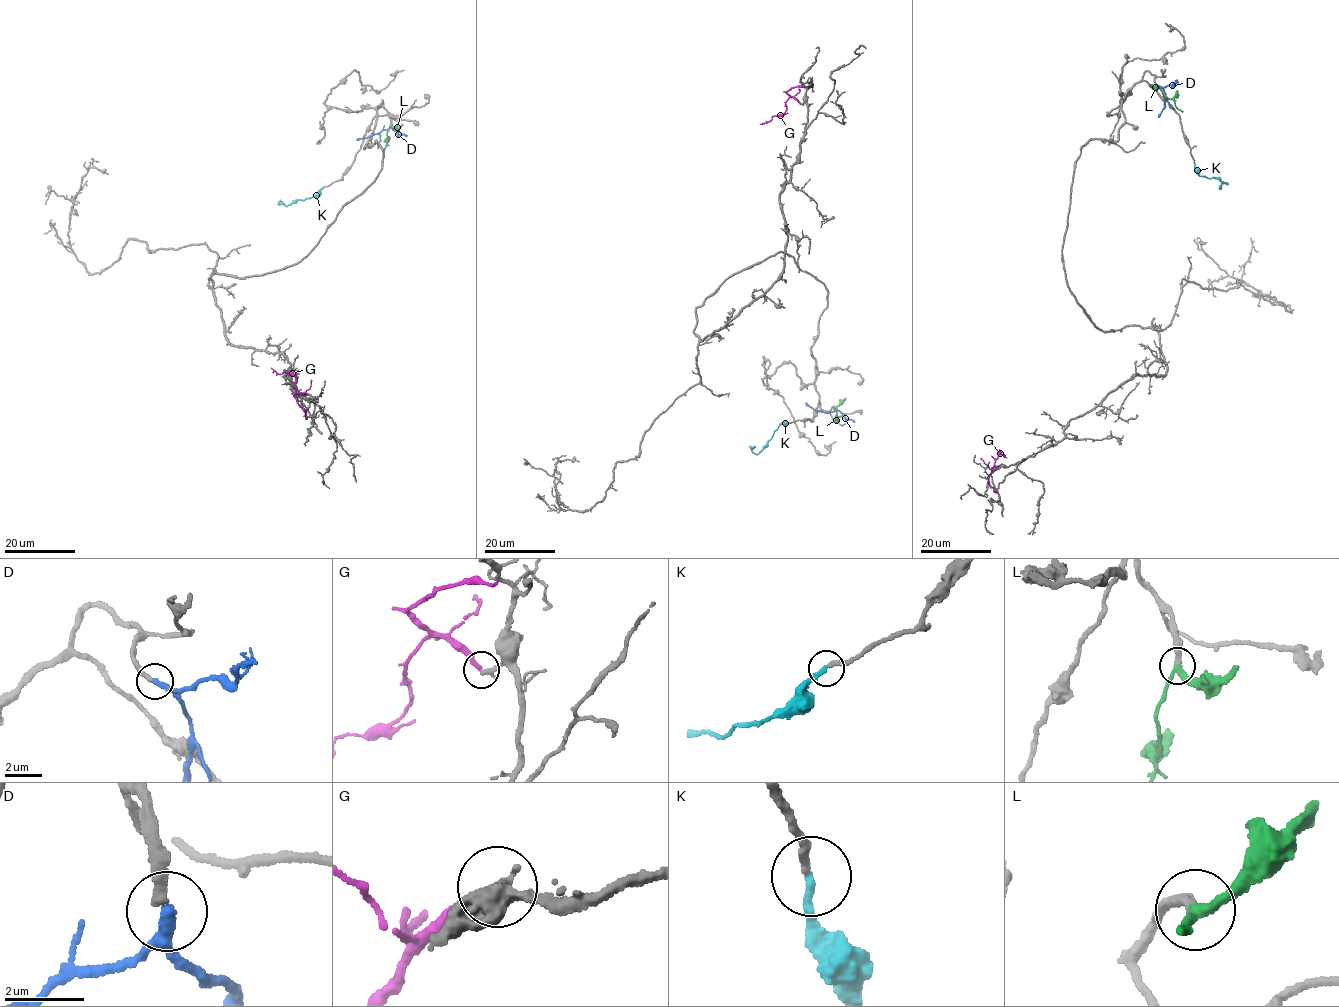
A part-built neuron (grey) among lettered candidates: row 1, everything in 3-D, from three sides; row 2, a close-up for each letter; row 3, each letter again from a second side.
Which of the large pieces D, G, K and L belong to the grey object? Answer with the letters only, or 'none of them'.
K, L

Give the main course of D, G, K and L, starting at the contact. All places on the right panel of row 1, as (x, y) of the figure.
D: (1158, 85), (1165, 95), (1158, 117)
G: (1000, 465), (991, 470), (999, 453), (1004, 456), (1004, 453)
K: (1194, 163), (1199, 175), (1227, 183), (1222, 183), (1219, 189)
L: (1158, 85), (1183, 111)

